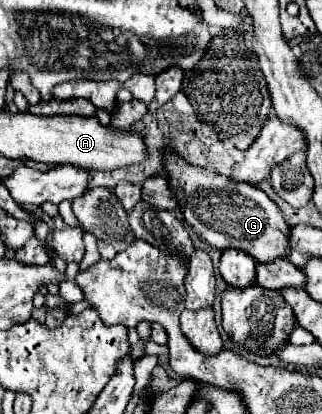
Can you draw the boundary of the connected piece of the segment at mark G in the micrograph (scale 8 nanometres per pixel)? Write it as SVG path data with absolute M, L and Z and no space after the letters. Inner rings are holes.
M166 150L164 156L164 172L168 174L170 190L184 214L184 224L188 224L208 246L218 250L246 250L256 262L272 262L286 256L290 226L284 222L282 212L266 192L254 184L222 176L212 168L194 166L172 150ZM182 200L186 200L184 208Z

